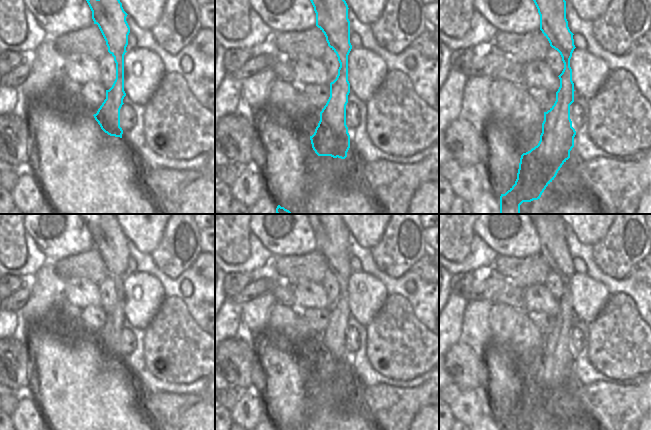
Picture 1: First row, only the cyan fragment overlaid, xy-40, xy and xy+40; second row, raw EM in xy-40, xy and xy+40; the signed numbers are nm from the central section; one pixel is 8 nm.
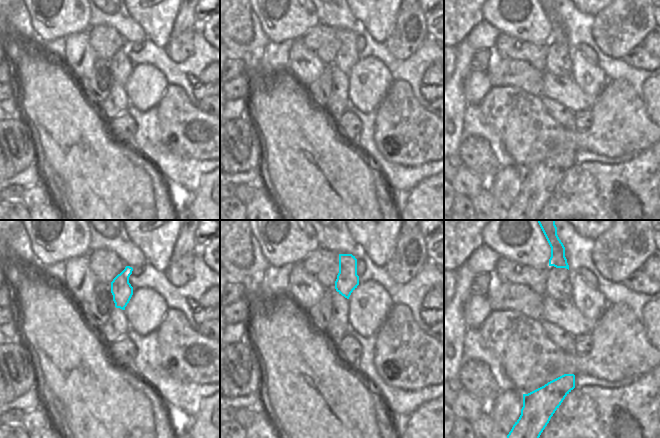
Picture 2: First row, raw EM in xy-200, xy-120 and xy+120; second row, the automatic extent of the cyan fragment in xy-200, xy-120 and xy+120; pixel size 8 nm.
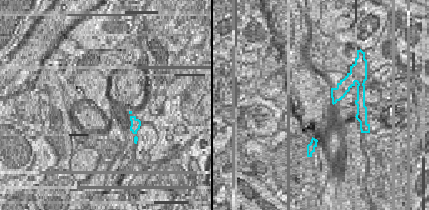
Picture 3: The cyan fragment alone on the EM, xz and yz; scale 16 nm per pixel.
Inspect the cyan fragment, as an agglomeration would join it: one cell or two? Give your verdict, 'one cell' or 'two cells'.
two cells

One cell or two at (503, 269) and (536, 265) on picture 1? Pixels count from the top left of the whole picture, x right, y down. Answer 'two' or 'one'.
one

